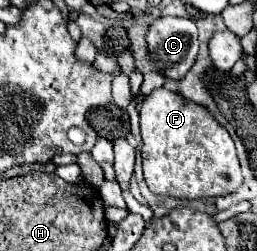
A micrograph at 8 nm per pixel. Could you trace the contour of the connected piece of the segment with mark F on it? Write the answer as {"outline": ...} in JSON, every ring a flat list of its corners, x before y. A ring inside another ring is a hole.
{"outline":[[165,87,155,89,139,107,143,137,143,173,155,195,175,199,209,199,241,187,241,165,231,135,201,105]]}

